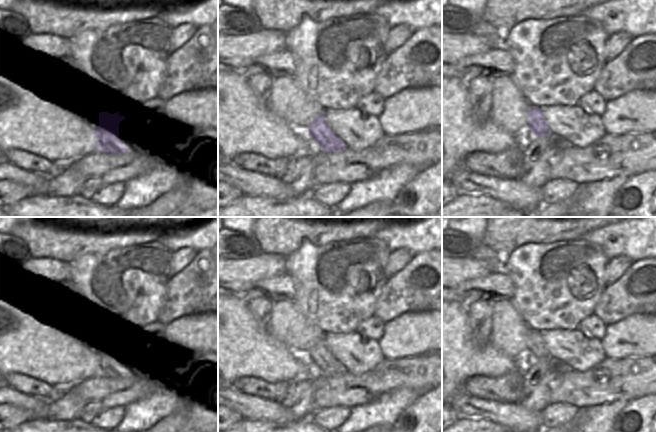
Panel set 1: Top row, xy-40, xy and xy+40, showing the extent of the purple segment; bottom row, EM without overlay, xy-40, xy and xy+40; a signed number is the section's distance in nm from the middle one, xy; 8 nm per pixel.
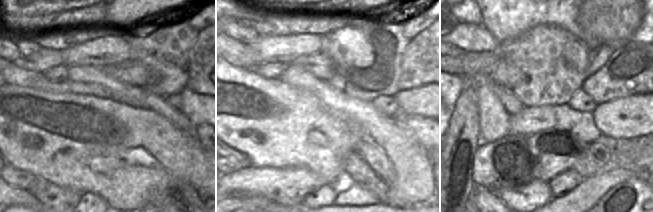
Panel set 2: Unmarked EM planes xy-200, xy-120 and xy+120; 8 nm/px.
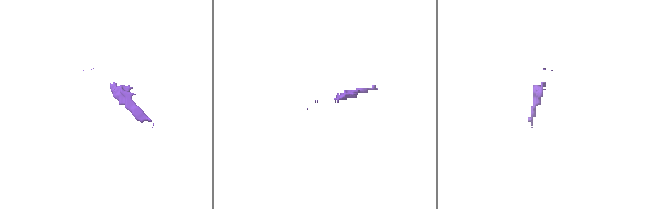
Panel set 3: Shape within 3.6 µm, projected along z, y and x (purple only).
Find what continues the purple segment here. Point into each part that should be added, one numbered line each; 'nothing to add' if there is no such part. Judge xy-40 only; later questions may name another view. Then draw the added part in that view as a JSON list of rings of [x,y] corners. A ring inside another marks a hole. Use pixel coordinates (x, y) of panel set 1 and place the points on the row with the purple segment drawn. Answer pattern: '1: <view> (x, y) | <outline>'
nothing to add

